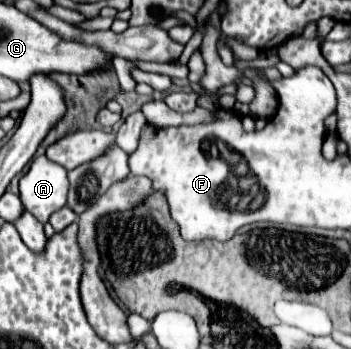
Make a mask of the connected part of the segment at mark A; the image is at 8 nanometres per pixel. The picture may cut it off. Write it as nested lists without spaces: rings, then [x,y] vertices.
[[[46,155],[36,157],[32,161],[28,173],[20,179],[20,199],[22,199],[24,207],[26,207],[26,211],[30,211],[40,223],[48,223],[50,215],[66,205],[68,189],[70,189],[68,171],[64,167],[60,167],[58,163],[50,161]]]

